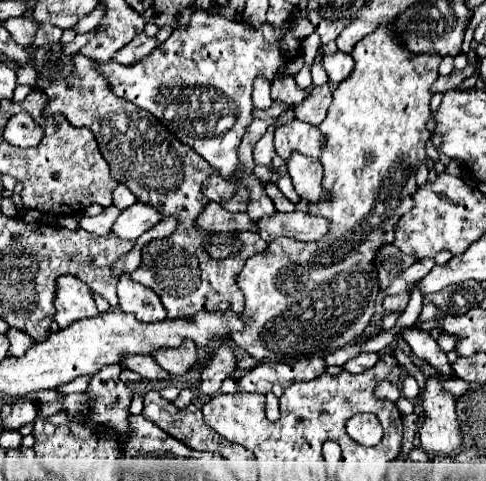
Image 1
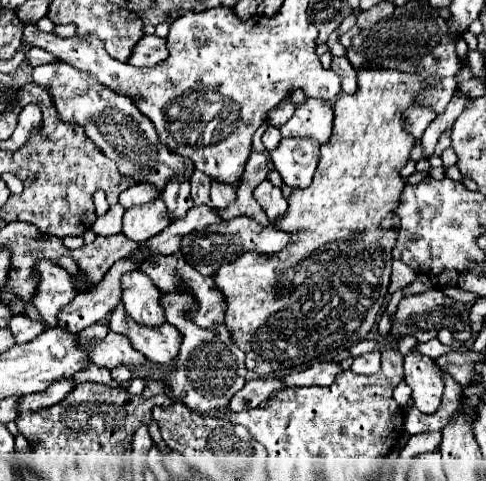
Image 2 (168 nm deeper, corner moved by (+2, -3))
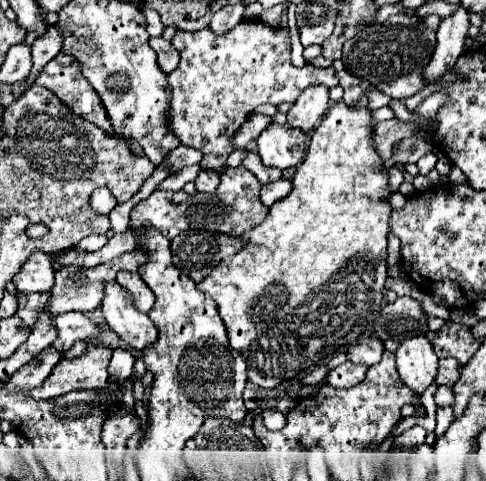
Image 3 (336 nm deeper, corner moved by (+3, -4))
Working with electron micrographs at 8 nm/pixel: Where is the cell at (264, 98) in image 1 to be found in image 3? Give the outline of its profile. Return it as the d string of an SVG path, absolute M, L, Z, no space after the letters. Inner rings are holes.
M240 164L236 168L222 172L220 186L216 188L214 194L198 192L198 194L190 196L184 190L180 190L180 192L160 192L160 190L152 192L152 196L148 196L146 200L142 200L134 206L134 210L130 214L130 224L138 236L140 236L140 232L144 232L144 226L152 226L170 240L188 228L240 236L240 234L252 230L254 226L258 226L268 214L268 208L262 206L258 192L260 192L258 178L248 168L244 168Z

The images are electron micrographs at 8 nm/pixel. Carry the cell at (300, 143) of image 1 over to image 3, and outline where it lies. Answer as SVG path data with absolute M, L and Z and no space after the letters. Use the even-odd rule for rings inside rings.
M322 84L310 86L298 96L298 100L288 110L288 124L308 134L324 118L326 112L328 112L328 88Z

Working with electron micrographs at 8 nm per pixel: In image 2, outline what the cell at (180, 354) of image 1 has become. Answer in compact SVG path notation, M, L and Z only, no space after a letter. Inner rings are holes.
M119 303L111 311L109 327L115 333L129 337L133 349L141 351L153 363L173 363L177 357L177 351L181 345L181 333L169 323L163 323L157 327L139 325L127 315L127 311L123 309L123 303Z

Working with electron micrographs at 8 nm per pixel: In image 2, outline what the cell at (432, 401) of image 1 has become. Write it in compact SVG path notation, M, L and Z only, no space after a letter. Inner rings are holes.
M411 351L405 355L405 383L413 389L413 403L421 413L435 413L443 395L443 377L435 361Z

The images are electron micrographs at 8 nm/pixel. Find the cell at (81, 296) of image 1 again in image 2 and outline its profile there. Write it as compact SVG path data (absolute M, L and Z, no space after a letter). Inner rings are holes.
M37 259L33 269L39 275L33 305L45 319L47 327L57 327L57 311L61 311L61 307L65 307L77 295L73 291L71 277L65 269L49 259Z

